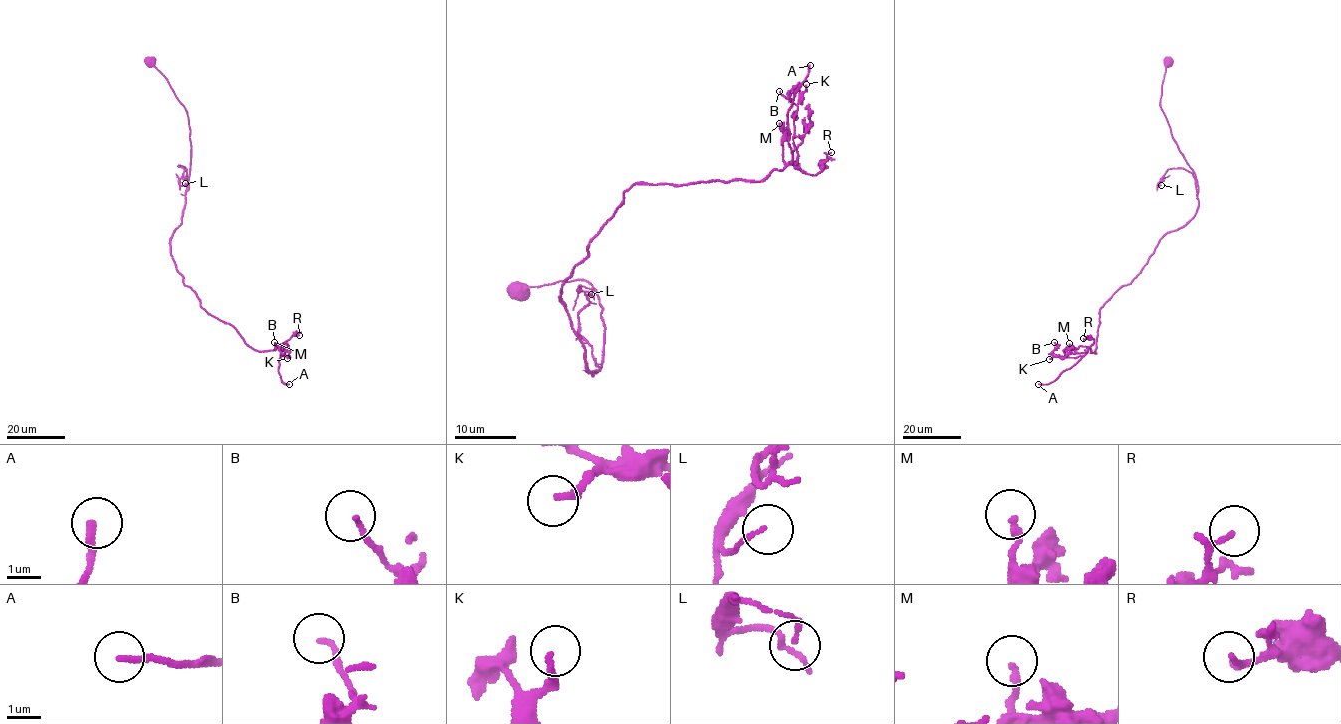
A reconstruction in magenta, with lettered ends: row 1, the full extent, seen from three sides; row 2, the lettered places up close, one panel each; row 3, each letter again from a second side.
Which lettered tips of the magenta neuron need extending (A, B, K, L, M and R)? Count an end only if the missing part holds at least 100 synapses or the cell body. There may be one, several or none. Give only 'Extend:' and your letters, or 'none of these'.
Extend: A

